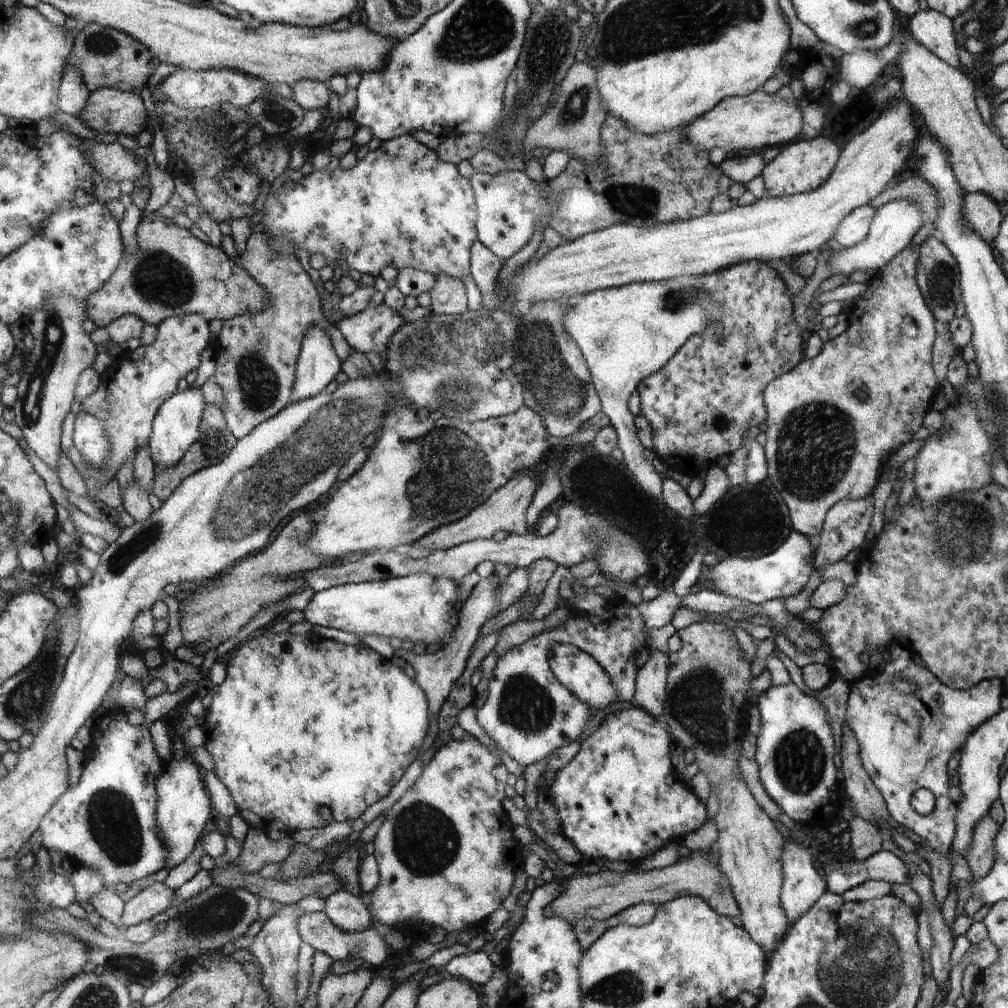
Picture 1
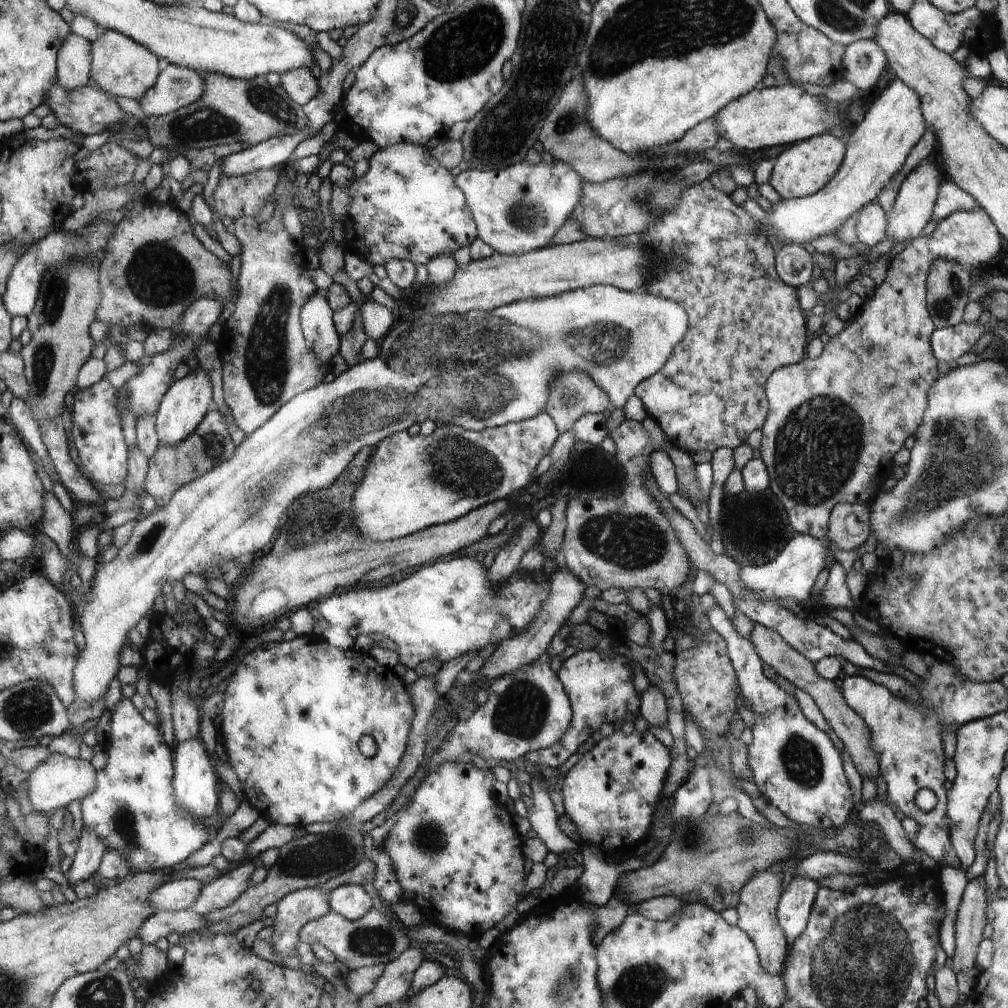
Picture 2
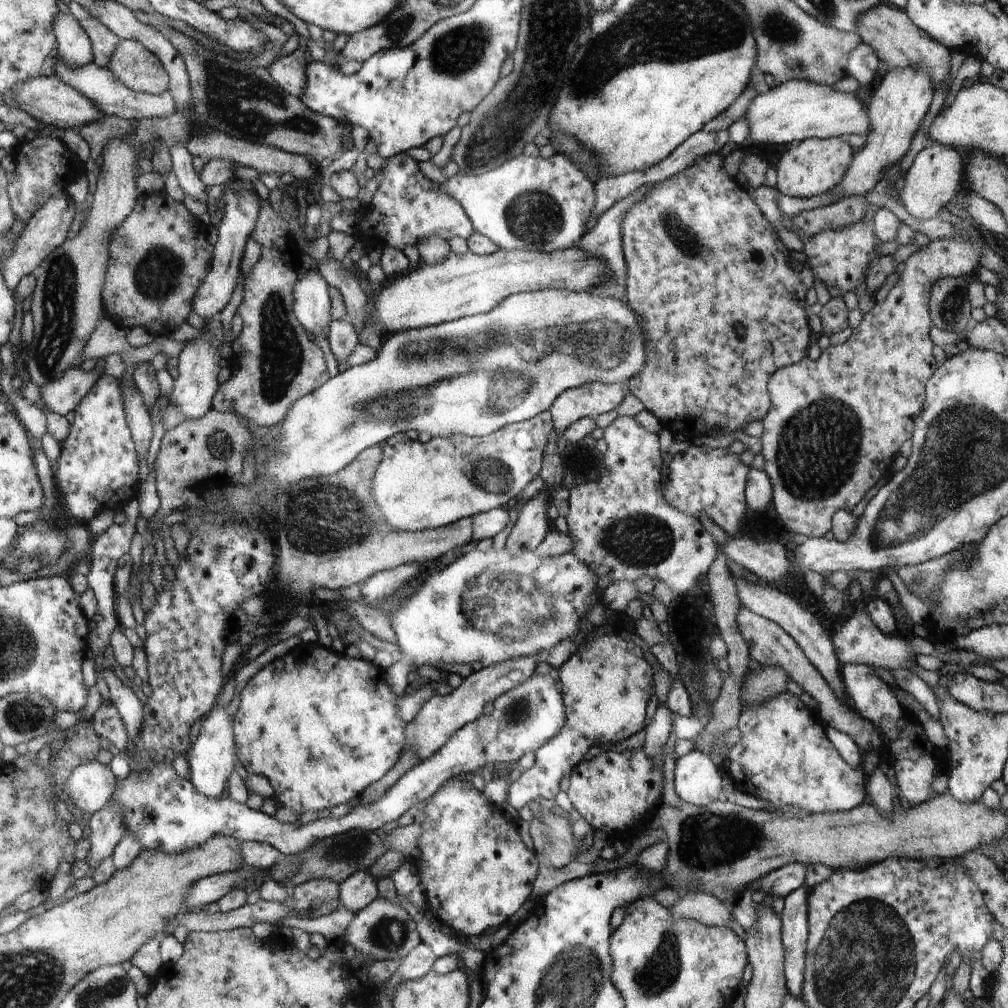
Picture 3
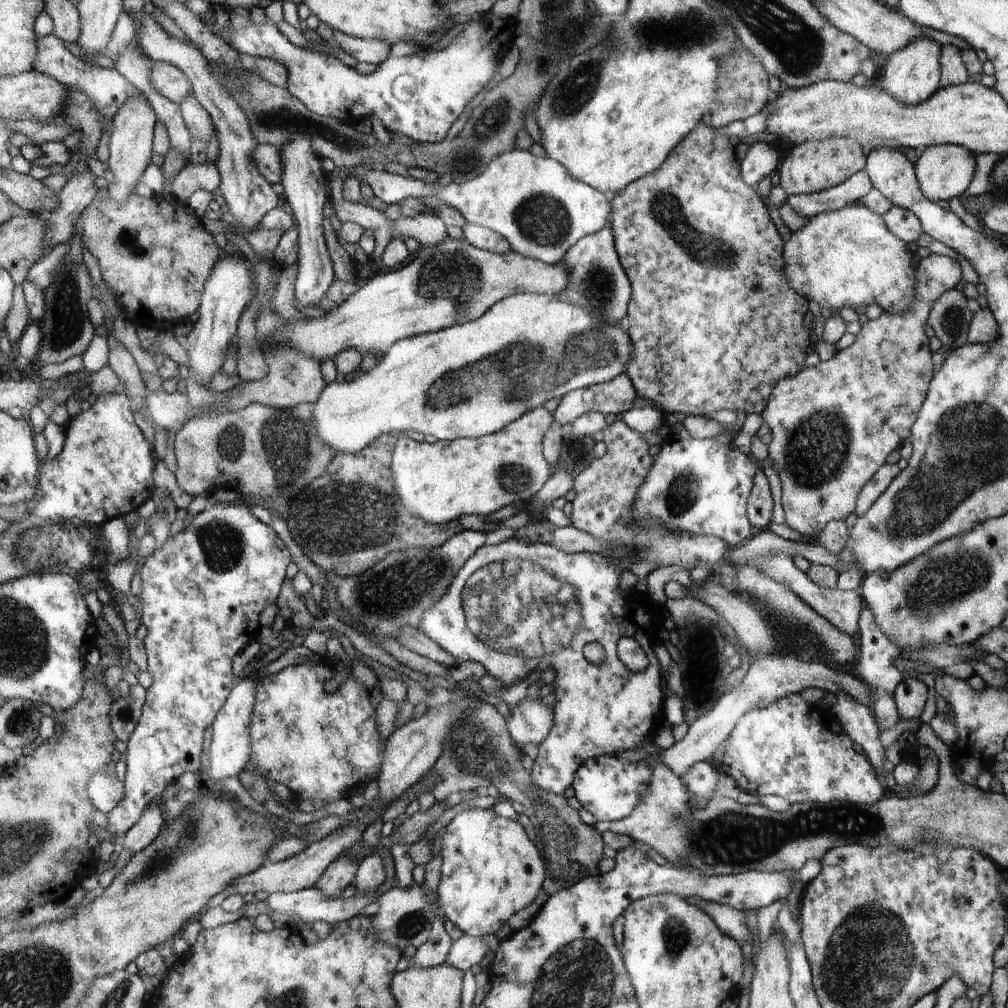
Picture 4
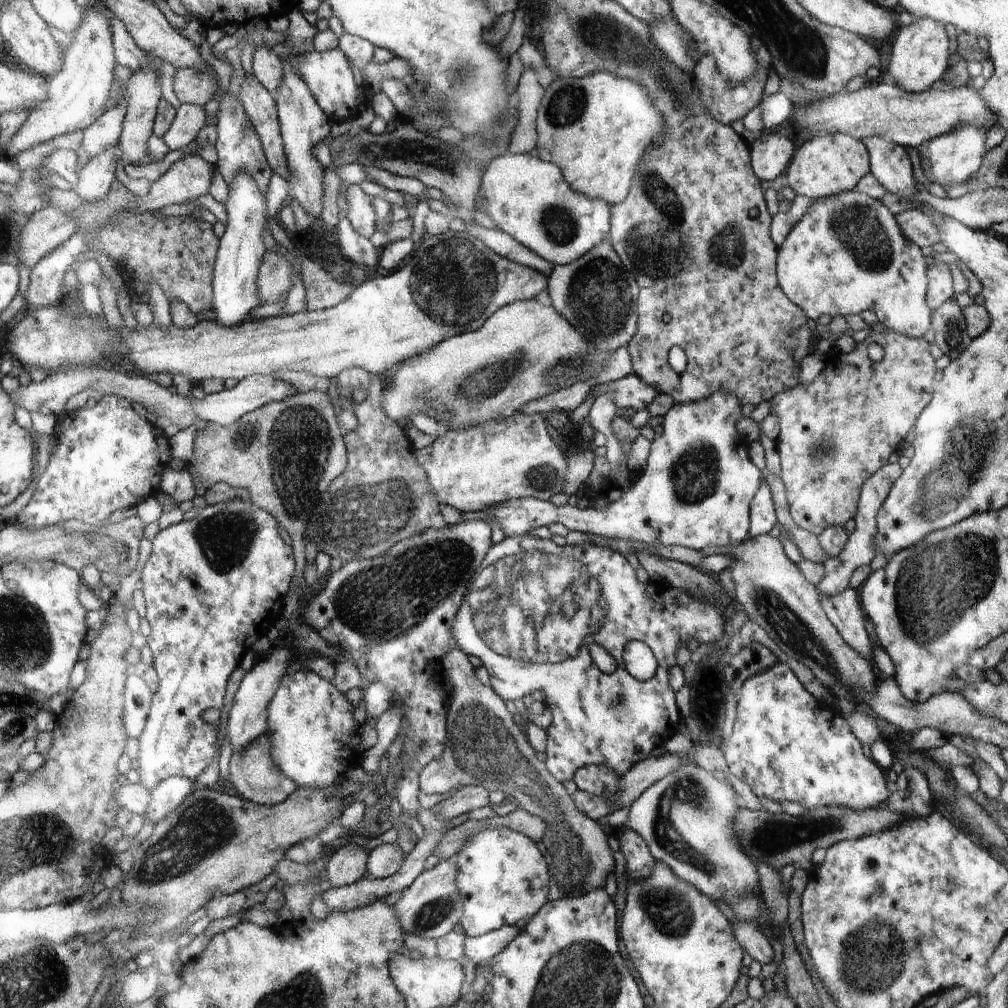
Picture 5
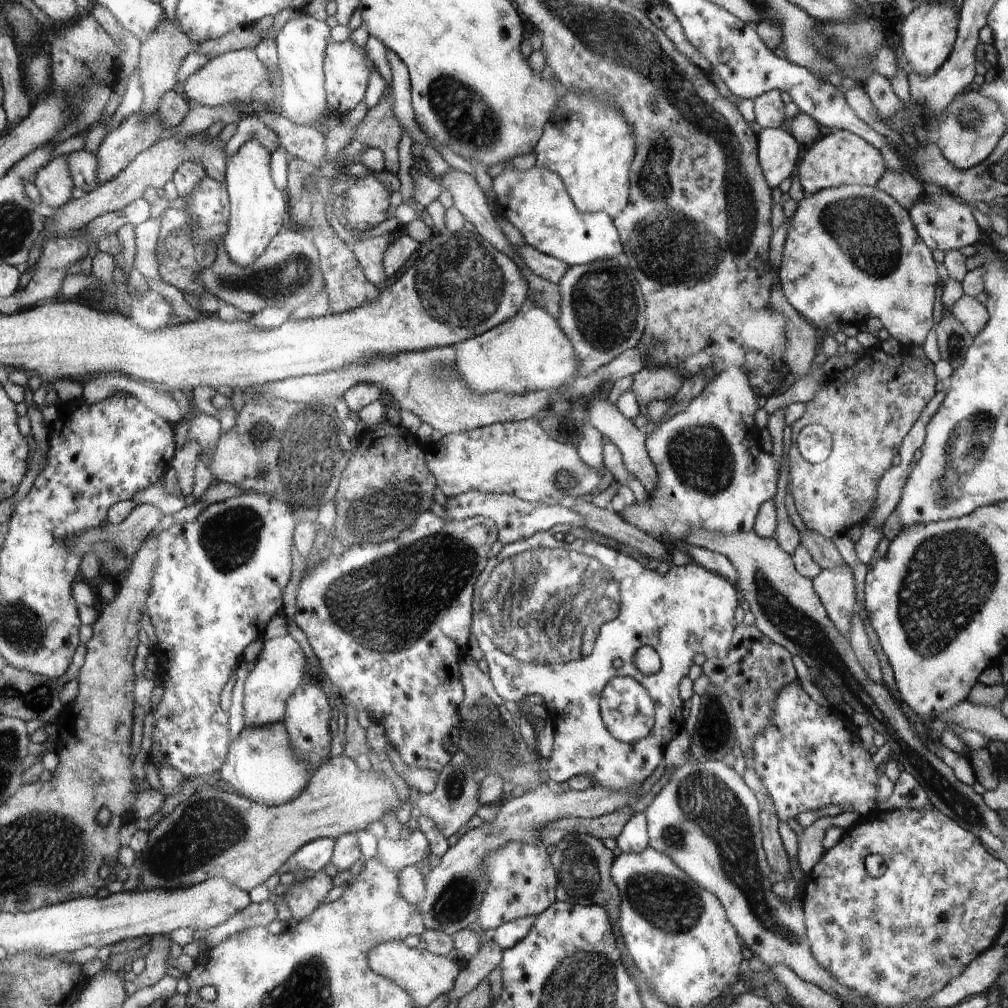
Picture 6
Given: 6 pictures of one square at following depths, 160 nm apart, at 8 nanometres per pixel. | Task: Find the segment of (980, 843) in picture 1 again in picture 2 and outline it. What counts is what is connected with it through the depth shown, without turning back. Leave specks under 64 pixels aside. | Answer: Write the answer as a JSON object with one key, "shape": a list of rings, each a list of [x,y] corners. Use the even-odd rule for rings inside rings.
{"shape":[[[984,876],[965,886],[955,920],[955,953],[952,970],[967,972],[976,967],[982,932],[987,924],[987,892]]]}

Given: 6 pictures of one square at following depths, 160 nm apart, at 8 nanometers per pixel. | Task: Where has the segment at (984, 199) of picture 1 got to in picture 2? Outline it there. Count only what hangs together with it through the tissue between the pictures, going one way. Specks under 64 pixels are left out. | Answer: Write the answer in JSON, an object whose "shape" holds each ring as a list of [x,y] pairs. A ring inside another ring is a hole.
{"shape":[[[978,208],[975,211],[956,211],[942,219],[938,224],[933,225],[933,233],[925,237],[916,237],[912,239],[909,246],[906,246],[902,252],[897,254],[889,261],[886,278],[880,286],[876,286],[873,295],[865,299],[859,311],[859,314],[851,316],[846,322],[845,329],[839,335],[830,337],[828,342],[823,345],[823,354],[818,358],[804,357],[788,366],[780,367],[770,376],[766,382],[766,395],[770,404],[770,414],[762,428],[763,435],[759,450],[760,458],[764,461],[769,474],[769,488],[785,506],[790,524],[793,526],[794,533],[812,535],[813,537],[825,540],[829,531],[829,516],[831,510],[838,503],[858,503],[864,505],[864,502],[872,500],[878,490],[884,486],[892,472],[892,458],[894,454],[904,446],[908,436],[914,436],[917,428],[922,422],[924,409],[927,407],[927,392],[930,386],[938,380],[938,368],[936,368],[936,357],[932,354],[930,344],[930,335],[934,332],[933,320],[930,320],[930,310],[927,308],[927,276],[937,258],[954,261],[964,268],[980,271],[986,266],[1004,245],[1005,241],[999,229],[996,228],[994,221],[988,216],[988,213]]]}

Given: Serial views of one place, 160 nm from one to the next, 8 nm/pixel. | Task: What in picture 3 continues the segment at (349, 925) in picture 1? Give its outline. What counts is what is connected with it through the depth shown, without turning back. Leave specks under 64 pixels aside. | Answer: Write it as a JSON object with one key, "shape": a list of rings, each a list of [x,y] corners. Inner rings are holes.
{"shape":[[[357,870],[339,884],[340,902],[355,913],[370,906],[379,897],[377,878],[368,870]]]}

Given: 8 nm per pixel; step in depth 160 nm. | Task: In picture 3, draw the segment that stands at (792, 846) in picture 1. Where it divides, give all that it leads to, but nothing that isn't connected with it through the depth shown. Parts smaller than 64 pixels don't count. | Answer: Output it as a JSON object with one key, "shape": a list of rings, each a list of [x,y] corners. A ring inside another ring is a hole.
{"shape":[[[800,885],[784,898],[783,943],[786,949],[786,971],[789,993],[800,998],[803,991],[806,964],[807,936],[809,935],[807,910],[811,889]]]}

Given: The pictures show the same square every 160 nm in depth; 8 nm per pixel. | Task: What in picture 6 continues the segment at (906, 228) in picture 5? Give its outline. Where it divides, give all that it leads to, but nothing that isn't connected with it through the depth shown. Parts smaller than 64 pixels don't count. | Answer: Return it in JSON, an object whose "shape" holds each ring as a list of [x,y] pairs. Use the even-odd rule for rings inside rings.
{"shape":[[[946,193],[926,194],[920,201],[915,202],[909,210],[915,228],[929,247],[938,248],[942,252],[964,248],[976,247],[979,244],[980,227],[972,215],[968,205],[963,204],[958,197]]]}

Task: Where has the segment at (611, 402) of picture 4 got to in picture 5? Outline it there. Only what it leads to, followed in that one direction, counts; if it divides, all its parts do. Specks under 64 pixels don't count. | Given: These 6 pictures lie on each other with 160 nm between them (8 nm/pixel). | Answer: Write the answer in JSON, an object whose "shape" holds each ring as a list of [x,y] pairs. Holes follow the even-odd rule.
{"shape":[[[632,372],[628,376],[593,388],[592,393],[606,393],[612,397],[617,408],[634,408],[636,412],[647,408],[656,398],[656,388]]]}

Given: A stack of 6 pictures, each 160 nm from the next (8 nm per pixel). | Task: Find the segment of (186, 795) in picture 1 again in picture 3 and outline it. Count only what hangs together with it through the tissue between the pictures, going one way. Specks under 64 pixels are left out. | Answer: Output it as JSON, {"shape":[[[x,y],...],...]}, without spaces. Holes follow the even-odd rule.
{"shape":[[[219,706],[215,708],[212,714],[204,720],[197,739],[192,742],[193,746],[185,756],[190,767],[188,780],[201,793],[204,793],[204,796],[212,798],[219,797],[224,792],[226,784],[228,784],[230,774],[234,772],[234,756],[237,753],[233,722],[228,713],[228,707]]]}

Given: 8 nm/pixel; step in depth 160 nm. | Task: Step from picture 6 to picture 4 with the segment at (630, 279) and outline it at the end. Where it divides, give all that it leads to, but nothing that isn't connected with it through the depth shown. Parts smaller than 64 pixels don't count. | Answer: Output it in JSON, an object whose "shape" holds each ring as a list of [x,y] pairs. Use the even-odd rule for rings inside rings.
{"shape":[[[610,222],[602,231],[580,239],[567,252],[563,262],[570,273],[570,283],[563,290],[561,297],[570,304],[586,310],[598,323],[619,325],[622,318],[627,315],[627,306],[631,299],[631,284],[616,252]]]}

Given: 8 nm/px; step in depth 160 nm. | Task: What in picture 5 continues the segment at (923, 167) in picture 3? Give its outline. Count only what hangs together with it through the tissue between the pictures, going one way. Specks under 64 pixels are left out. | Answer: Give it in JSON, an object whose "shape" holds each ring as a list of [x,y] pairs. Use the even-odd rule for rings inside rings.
{"shape":[[[966,122],[955,128],[954,131],[948,132],[947,135],[932,139],[928,144],[928,158],[934,183],[948,188],[972,178],[982,166],[982,156],[986,154],[984,140],[986,140],[984,126],[981,127],[980,125]]]}

